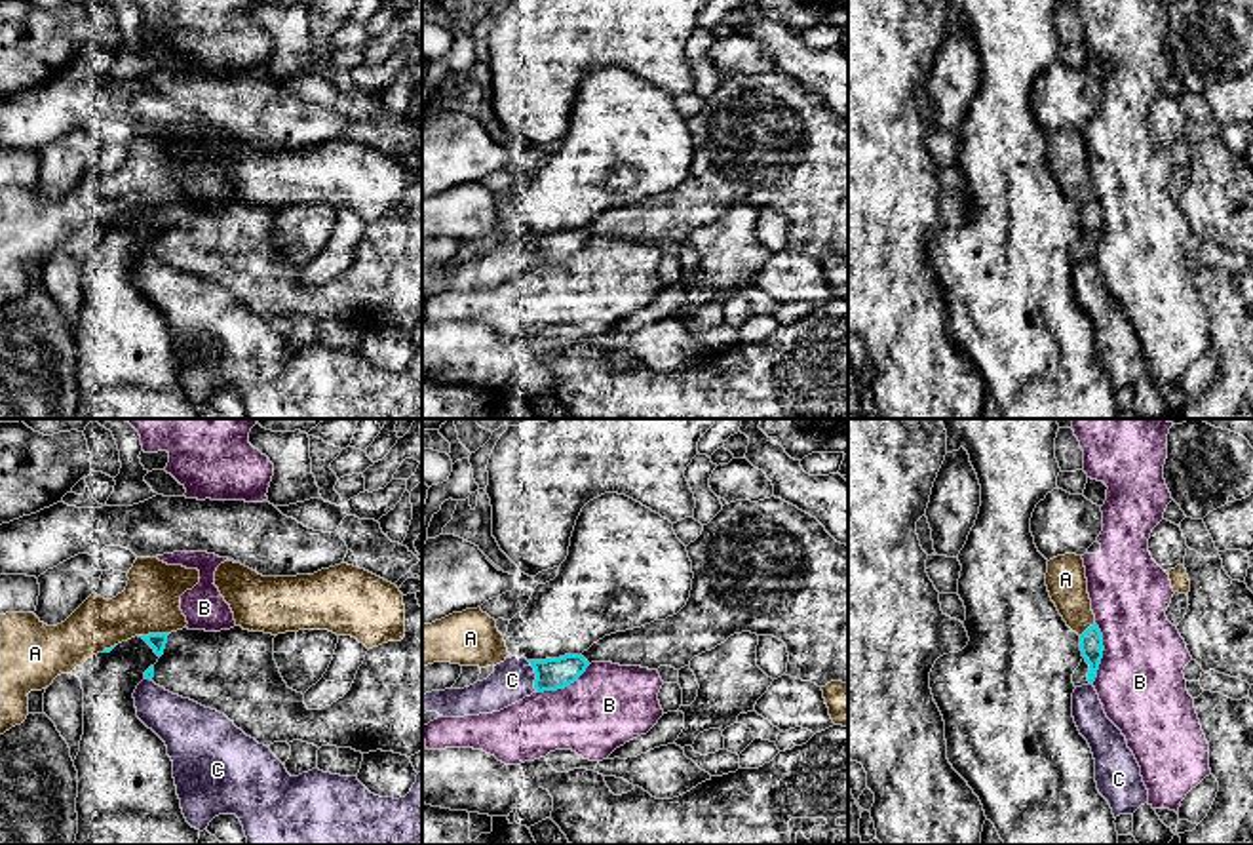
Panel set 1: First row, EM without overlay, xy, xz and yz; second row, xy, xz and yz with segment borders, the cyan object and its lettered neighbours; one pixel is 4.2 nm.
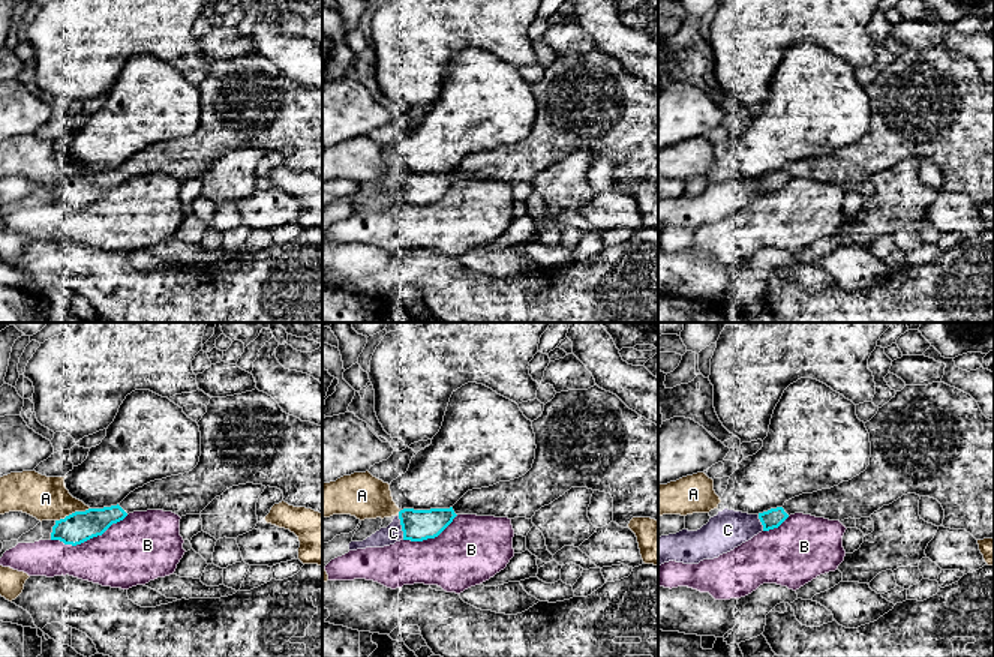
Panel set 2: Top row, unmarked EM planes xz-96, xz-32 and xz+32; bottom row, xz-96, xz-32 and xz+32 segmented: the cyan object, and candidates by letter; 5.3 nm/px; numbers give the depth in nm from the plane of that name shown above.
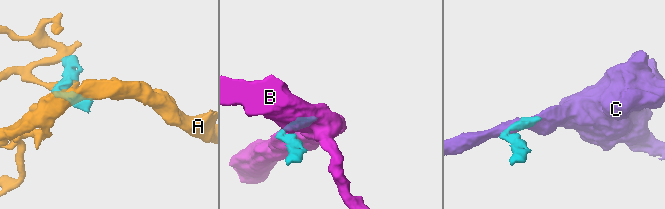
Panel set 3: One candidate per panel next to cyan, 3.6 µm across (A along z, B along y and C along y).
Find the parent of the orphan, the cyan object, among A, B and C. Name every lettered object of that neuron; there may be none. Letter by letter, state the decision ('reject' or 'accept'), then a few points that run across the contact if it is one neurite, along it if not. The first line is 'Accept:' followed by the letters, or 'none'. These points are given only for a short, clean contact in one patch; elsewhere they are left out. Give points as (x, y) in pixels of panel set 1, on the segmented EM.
Accept: none
A: reject
B: reject
C: reject

